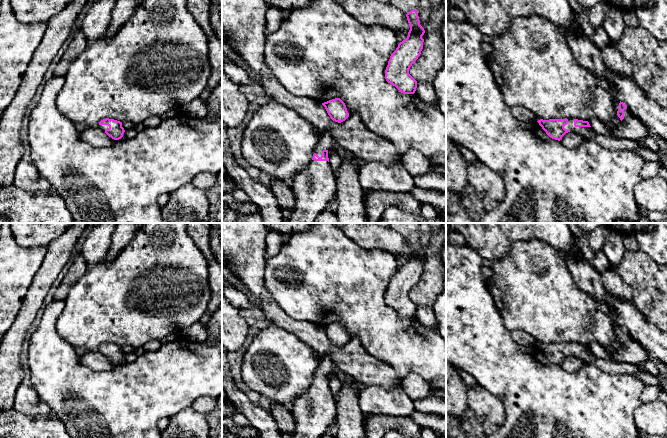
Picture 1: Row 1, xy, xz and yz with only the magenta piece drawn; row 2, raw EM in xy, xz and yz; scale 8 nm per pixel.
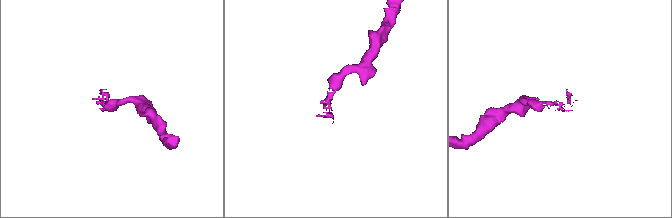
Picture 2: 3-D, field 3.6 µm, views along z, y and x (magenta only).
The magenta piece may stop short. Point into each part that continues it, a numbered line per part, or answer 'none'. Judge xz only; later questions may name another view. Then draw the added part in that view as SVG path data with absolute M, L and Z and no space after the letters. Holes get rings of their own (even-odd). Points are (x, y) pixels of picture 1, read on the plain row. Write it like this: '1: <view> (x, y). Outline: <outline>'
1: xz (326, 364). Outline: M321 356L321 362L314 373L314 377L316 377L319 381L322 380L322 375L323 374L329 374L331 370L334 368L334 362L330 356Z

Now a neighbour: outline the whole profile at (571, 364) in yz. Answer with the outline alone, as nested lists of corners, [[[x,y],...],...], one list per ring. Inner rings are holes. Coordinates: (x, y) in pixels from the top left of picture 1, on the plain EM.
[[[570,355],[562,361],[560,366],[566,372],[574,373],[574,372],[578,371],[584,364],[585,364],[585,362],[582,361],[579,357]]]

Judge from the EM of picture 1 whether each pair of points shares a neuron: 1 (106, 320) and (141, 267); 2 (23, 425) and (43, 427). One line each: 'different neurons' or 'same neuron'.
1: same neuron
2: same neuron

